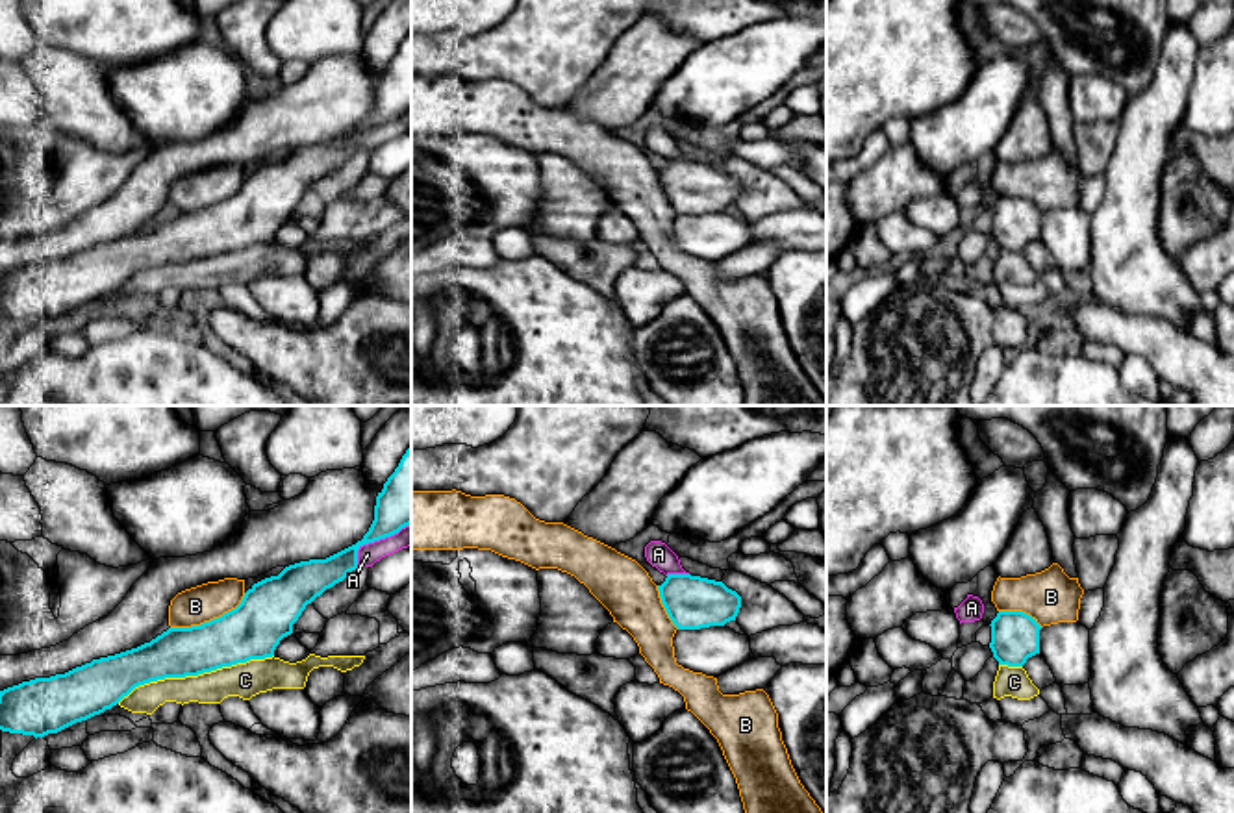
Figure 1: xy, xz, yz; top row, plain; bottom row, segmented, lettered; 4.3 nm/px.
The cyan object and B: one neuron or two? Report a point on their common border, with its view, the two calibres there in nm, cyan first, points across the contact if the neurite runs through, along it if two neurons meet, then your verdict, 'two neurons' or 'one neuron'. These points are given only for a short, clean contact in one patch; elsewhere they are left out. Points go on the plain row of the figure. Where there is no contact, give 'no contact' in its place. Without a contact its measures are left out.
xy (210, 206) | 240/160 nm | one neuron

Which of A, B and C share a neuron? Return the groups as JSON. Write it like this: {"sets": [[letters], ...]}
{"sets": [["A"], ["B"], ["C"]]}

